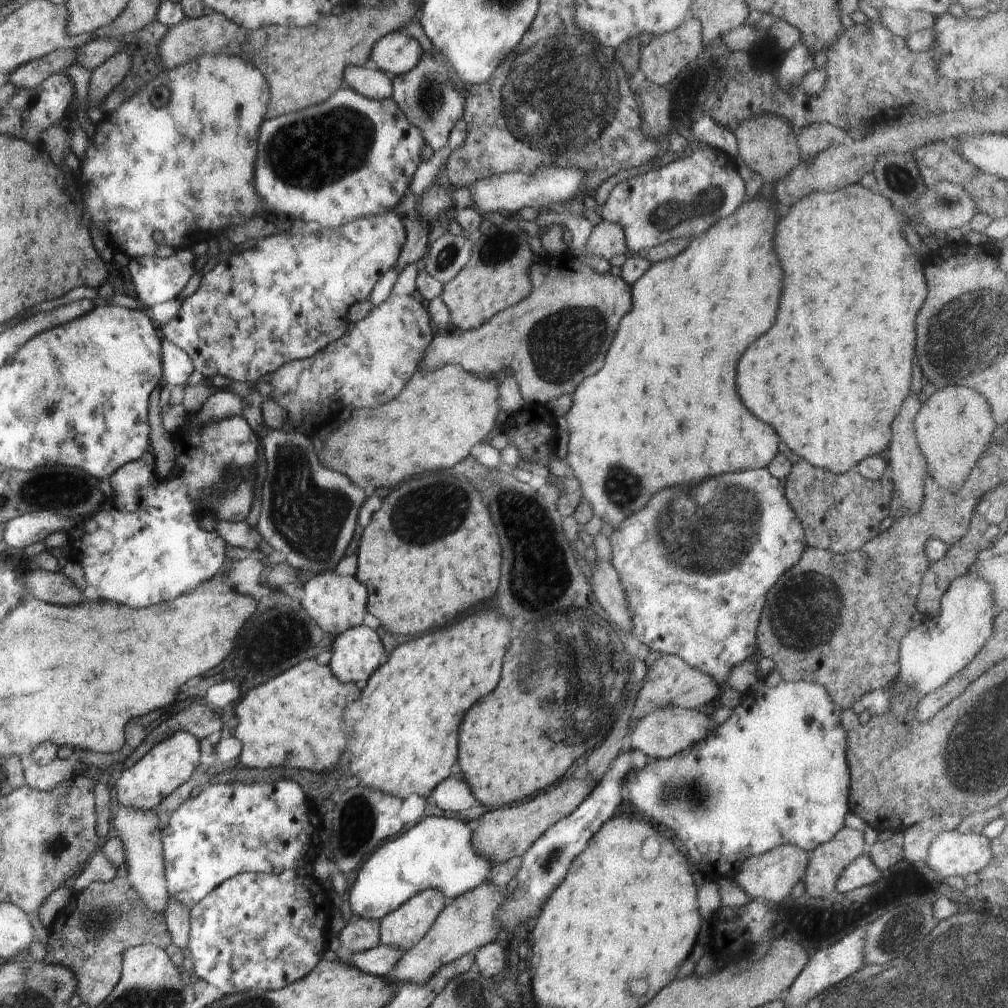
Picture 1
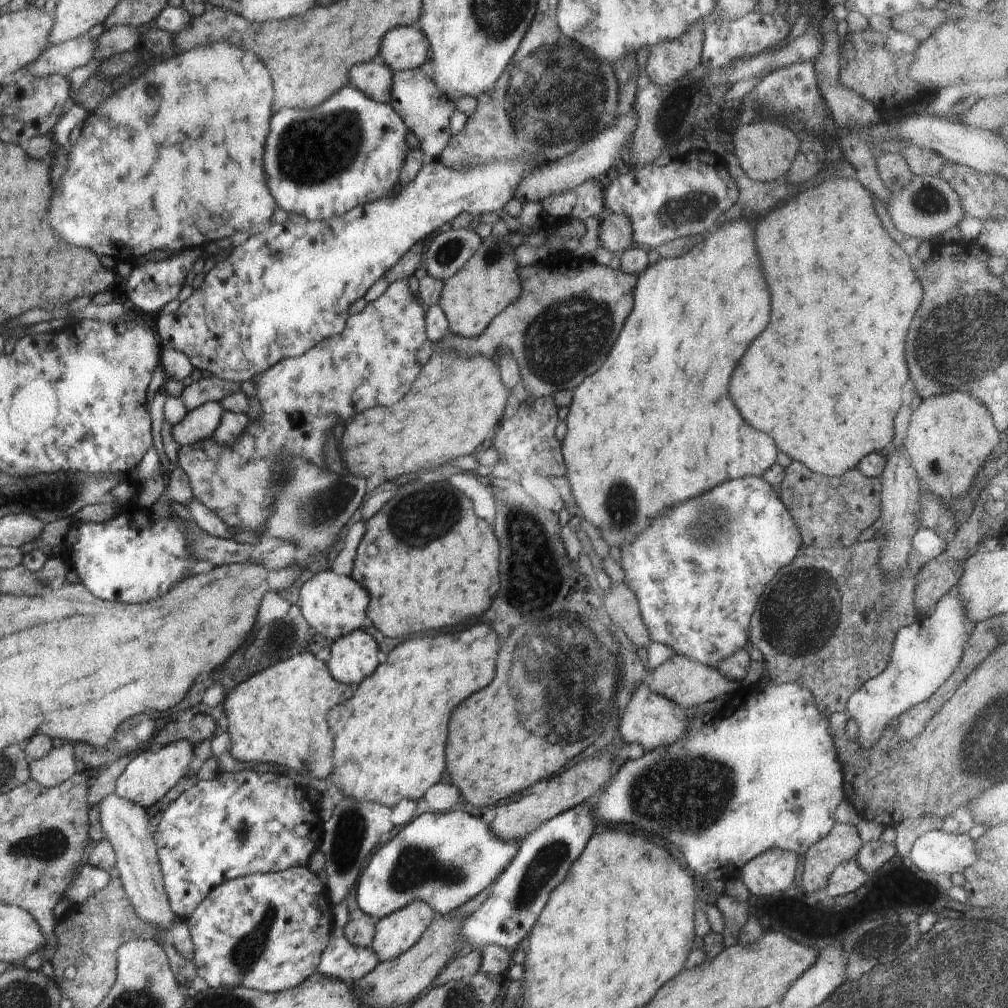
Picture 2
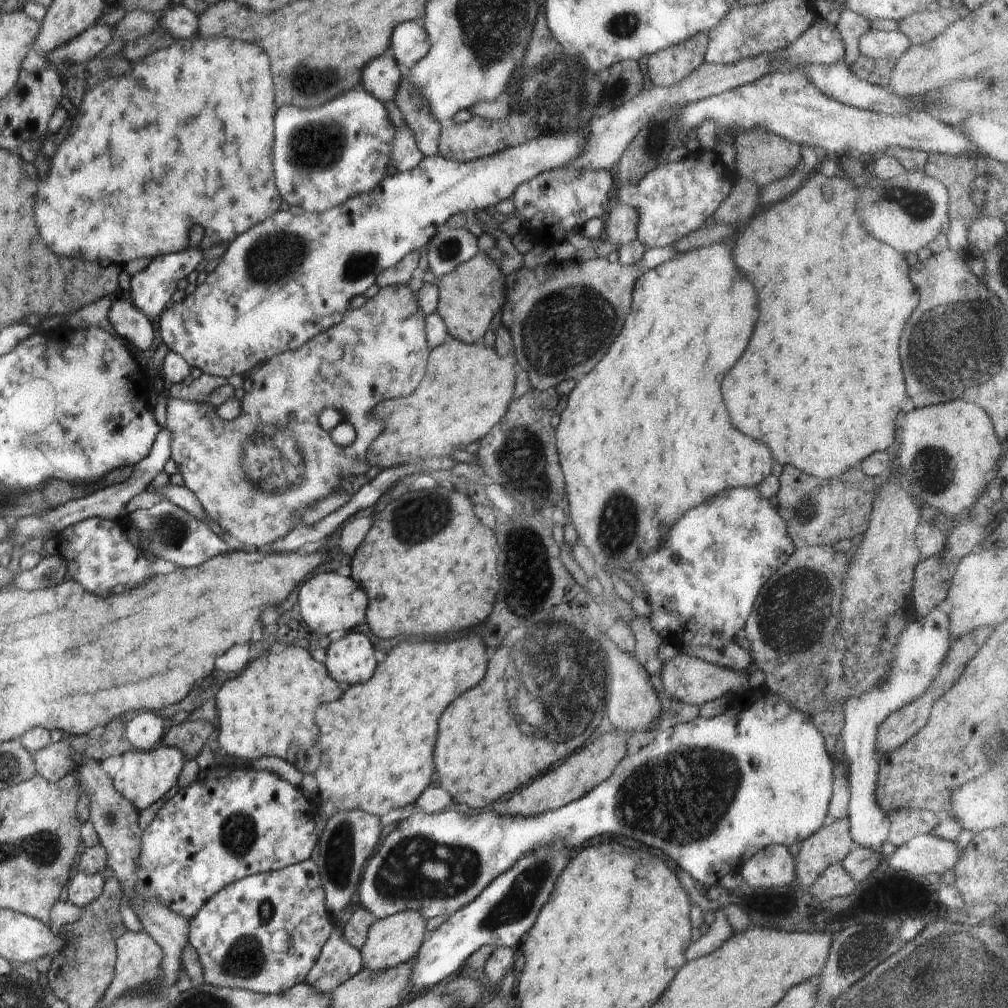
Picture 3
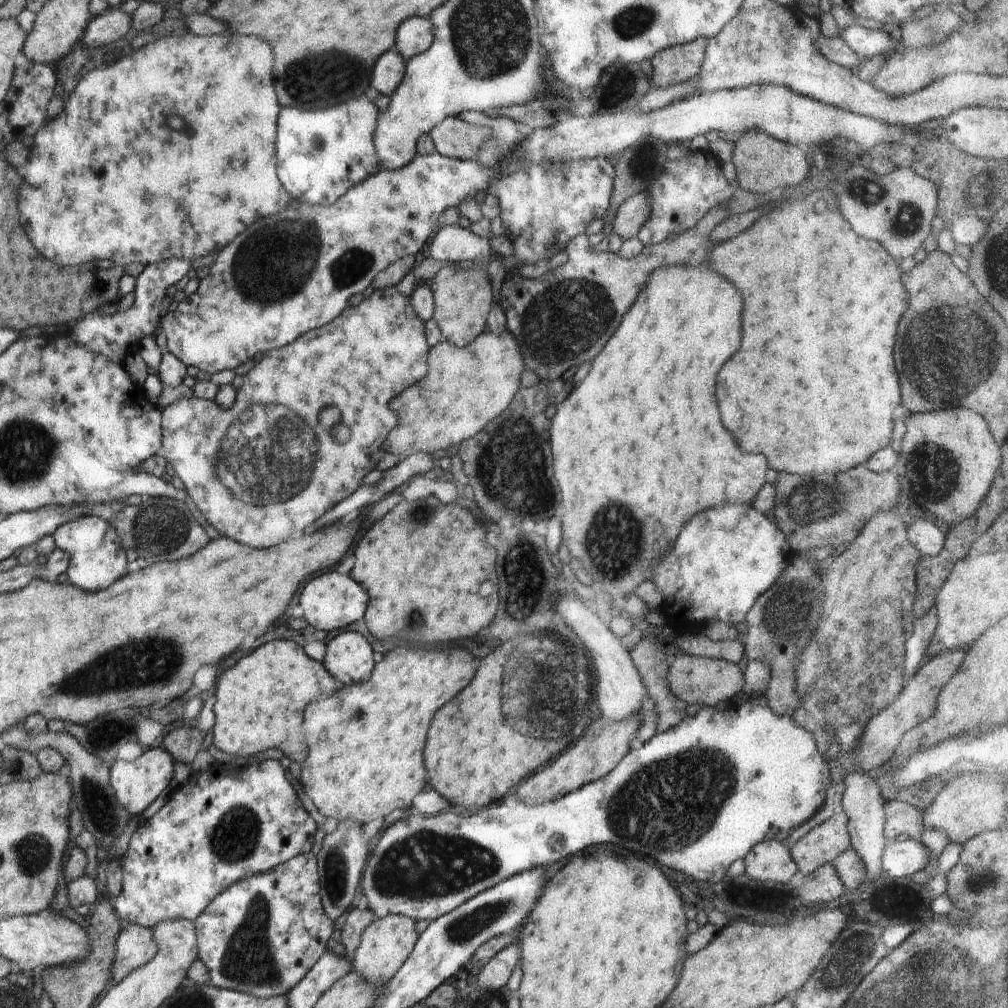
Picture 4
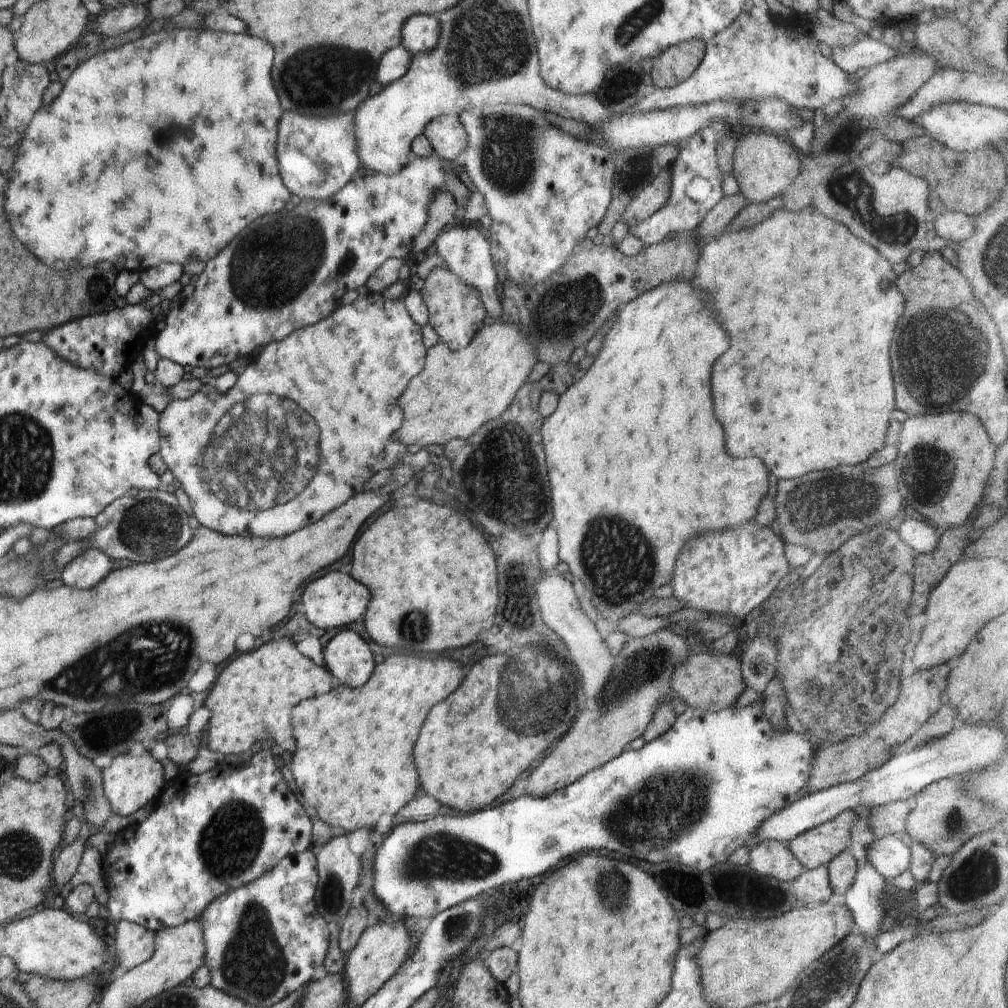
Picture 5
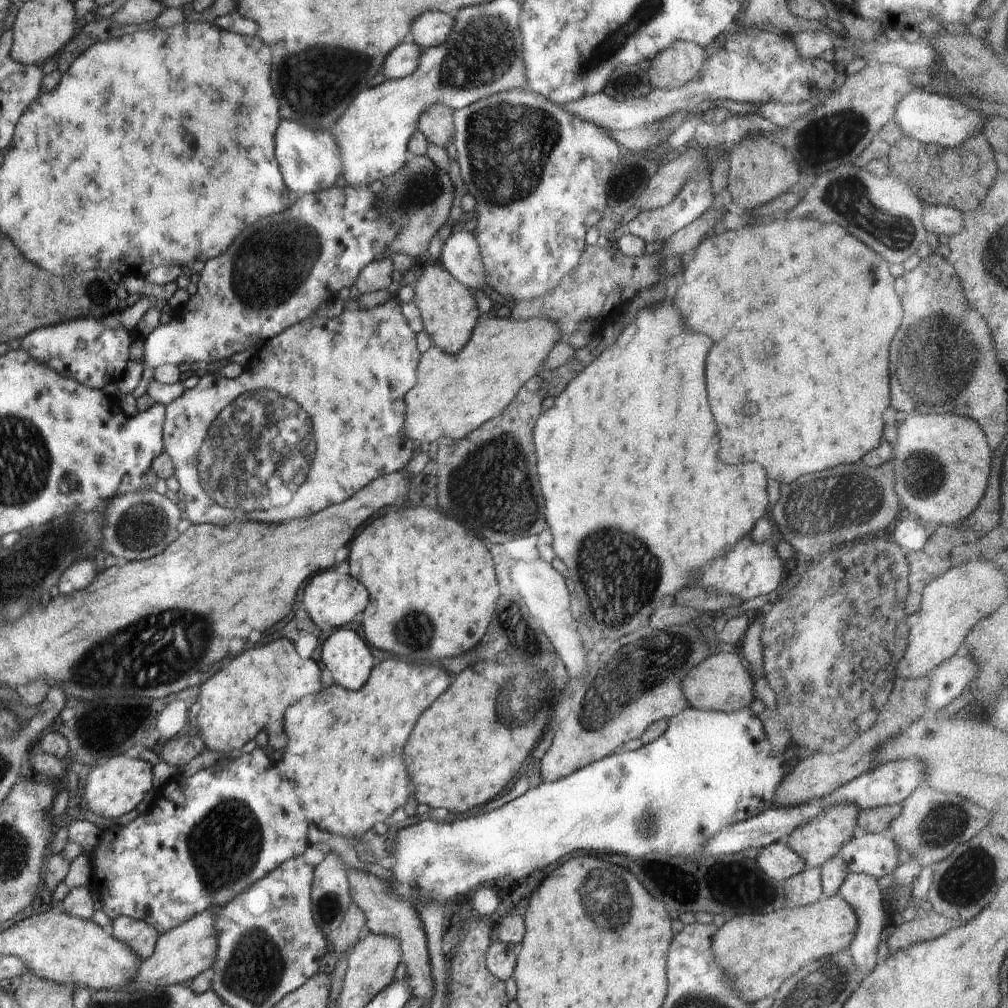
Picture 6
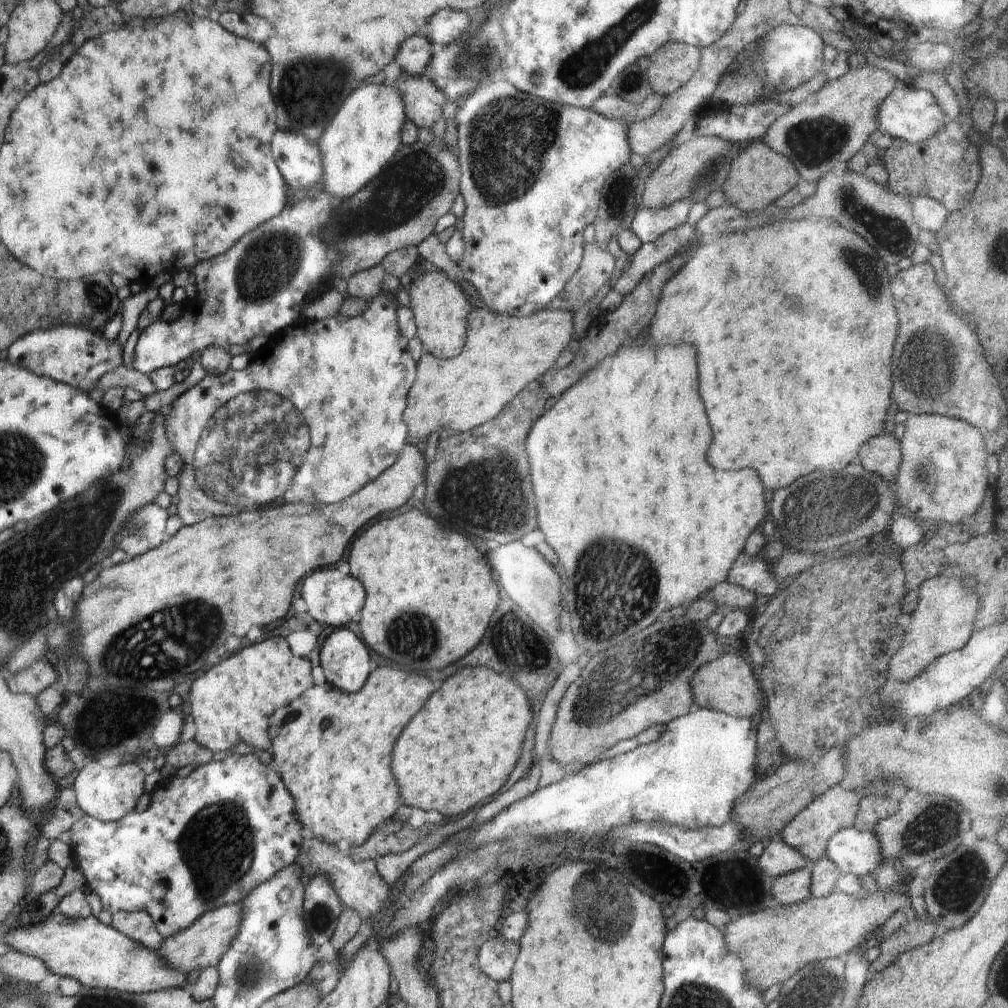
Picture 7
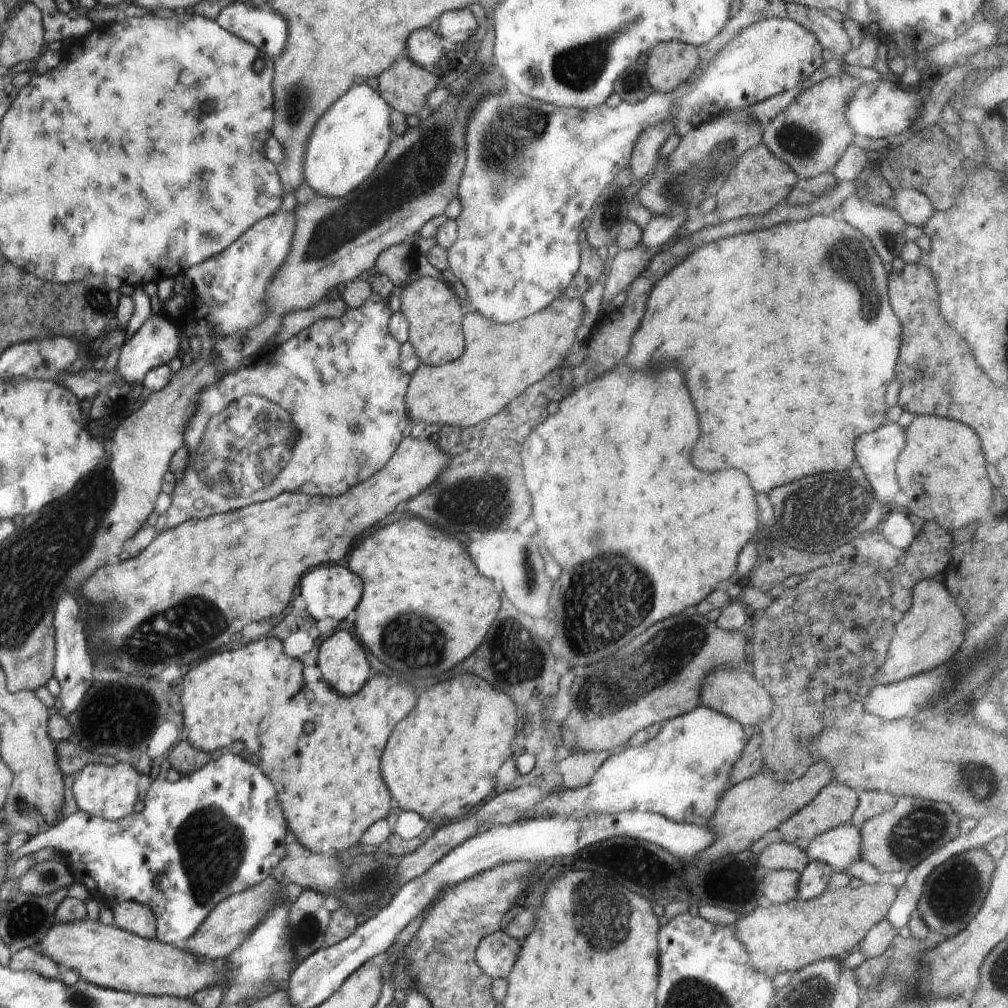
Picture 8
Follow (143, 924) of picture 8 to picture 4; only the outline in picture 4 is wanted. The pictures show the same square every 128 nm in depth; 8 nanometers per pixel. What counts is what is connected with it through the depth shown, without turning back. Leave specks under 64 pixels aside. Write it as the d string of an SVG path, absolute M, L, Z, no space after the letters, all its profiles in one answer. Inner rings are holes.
M133 925L120 932L116 940L117 958L114 958L114 983L122 982L140 966L147 965L156 956L158 945L154 932L148 927Z

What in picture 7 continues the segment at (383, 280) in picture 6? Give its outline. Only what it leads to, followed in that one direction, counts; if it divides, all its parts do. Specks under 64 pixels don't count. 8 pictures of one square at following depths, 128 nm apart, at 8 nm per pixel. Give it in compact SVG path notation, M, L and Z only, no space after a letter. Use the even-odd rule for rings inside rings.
M381 265L354 274L347 282L348 296L364 300L366 303L373 300L377 295L384 293L384 274Z

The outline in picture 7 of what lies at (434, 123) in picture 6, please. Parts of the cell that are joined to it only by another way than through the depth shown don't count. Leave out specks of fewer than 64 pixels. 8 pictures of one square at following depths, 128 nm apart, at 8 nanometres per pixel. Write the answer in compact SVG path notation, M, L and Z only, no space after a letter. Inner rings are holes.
M402 73L393 85L397 86L403 99L407 120L416 127L431 129L434 122L442 117L446 95L425 75L416 77Z

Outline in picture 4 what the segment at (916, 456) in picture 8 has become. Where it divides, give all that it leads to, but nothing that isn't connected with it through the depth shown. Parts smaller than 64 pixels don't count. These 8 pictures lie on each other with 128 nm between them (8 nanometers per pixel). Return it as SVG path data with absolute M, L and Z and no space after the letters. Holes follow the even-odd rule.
M950 408L944 412L914 414L906 420L905 428L900 458L894 470L900 490L919 508L932 512L942 521L970 518L990 490L998 466L1002 464L1000 448L990 436L984 418L968 408ZM948 454L952 454L952 460L948 460Z

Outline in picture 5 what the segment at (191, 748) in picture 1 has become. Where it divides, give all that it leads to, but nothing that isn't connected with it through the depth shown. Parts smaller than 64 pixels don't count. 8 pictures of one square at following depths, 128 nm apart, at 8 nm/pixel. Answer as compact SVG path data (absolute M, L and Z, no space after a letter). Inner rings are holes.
M150 752L142 756L127 756L126 753L115 756L110 766L102 769L105 792L111 802L112 810L120 816L130 816L138 808L142 808L148 800L159 796L166 783L164 767L160 761L154 760Z

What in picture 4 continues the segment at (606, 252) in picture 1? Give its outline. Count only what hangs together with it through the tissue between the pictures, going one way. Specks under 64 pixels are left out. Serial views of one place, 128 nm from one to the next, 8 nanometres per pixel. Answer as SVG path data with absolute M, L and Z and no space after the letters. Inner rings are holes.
M646 191L632 195L618 206L612 232L618 234L622 240L636 237L642 225L649 221L651 210Z

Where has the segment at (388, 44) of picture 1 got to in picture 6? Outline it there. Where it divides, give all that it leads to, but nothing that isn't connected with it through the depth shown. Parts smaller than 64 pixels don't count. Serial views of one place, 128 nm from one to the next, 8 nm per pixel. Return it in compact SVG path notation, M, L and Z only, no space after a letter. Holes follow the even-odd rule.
M424 12L420 18L416 18L416 24L412 24L414 42L420 50L440 46L446 42L452 26L454 16L444 12Z

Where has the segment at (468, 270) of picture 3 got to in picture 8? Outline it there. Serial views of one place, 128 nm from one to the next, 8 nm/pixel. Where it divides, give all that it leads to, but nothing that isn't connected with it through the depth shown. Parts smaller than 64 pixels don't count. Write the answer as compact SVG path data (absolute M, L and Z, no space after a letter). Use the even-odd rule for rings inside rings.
M421 276L418 280L409 281L404 285L401 298L399 312L408 320L409 342L414 346L414 352L420 358L421 364L440 366L462 356L464 338L460 320L463 315L451 286L443 279Z

